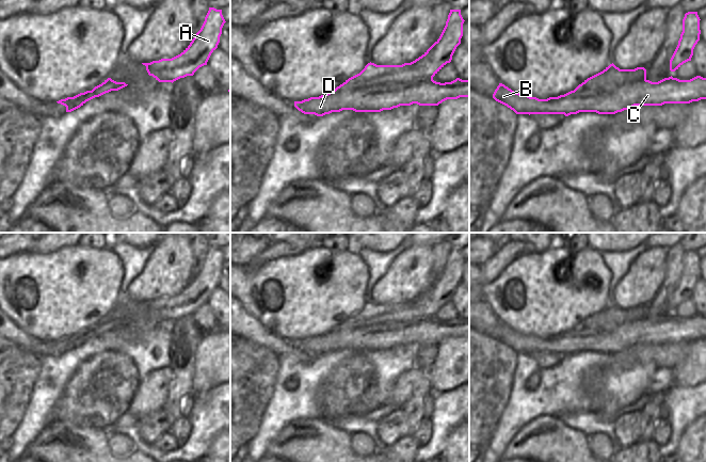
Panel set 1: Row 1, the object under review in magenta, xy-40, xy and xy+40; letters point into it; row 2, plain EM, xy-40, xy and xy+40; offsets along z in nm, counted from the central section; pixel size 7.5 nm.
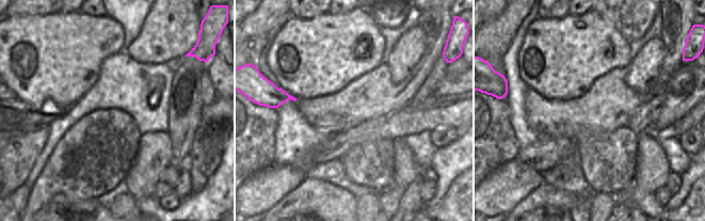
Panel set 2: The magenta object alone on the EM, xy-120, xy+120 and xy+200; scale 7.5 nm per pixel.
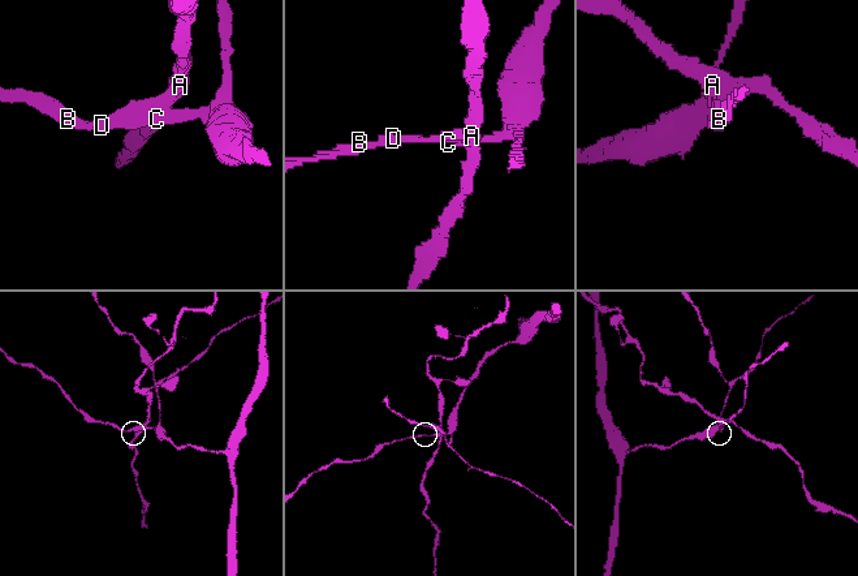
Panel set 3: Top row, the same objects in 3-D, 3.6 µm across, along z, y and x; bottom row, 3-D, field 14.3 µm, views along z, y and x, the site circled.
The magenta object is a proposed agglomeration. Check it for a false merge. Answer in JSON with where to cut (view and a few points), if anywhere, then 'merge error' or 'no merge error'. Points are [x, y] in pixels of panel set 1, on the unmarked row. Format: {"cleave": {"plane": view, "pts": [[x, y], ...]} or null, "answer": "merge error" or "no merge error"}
{"cleave": {"plane": "xy", "pts": [[432, 318], [396, 320], [363, 329], [333, 329]]}, "answer": "merge error"}

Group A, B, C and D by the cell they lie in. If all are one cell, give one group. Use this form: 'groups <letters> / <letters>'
groups A / B C D

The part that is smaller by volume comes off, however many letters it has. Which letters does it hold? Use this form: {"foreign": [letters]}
{"foreign": ["A"]}

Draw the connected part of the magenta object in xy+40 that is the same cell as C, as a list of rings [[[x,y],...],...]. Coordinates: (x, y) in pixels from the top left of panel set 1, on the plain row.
[[[671,315],[658,321],[641,319],[609,330],[574,329],[547,338],[522,334],[499,322],[493,337],[516,353],[615,353],[635,345],[690,342],[706,338],[706,317],[696,315],[690,319],[679,319]]]

